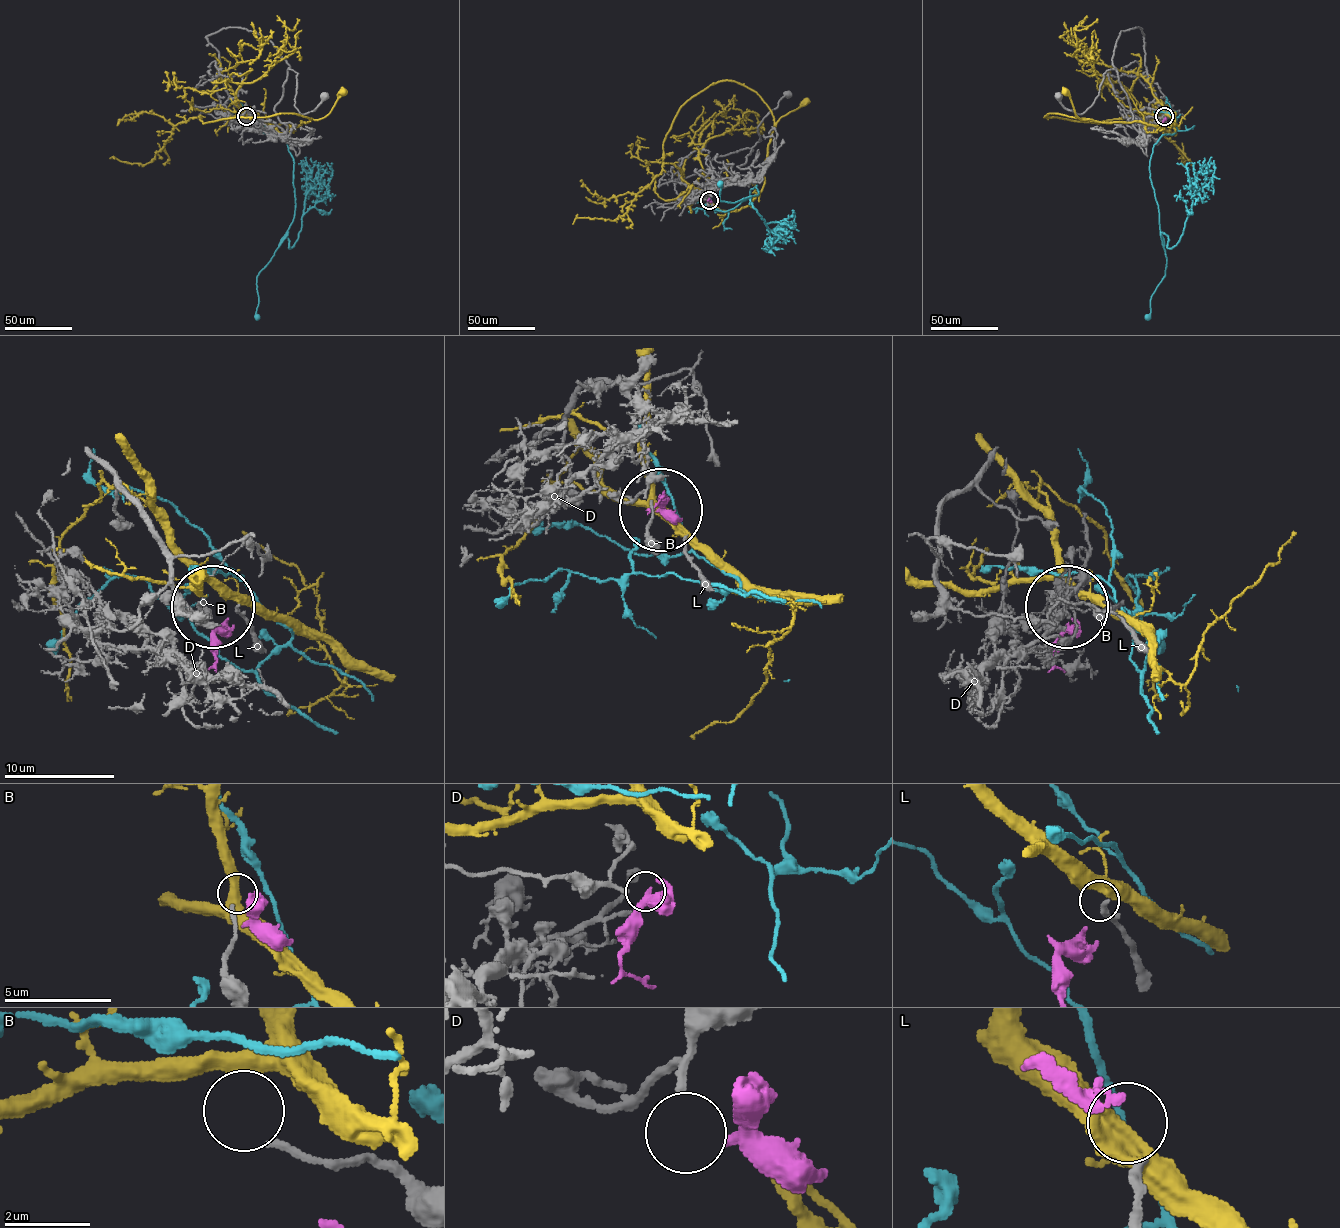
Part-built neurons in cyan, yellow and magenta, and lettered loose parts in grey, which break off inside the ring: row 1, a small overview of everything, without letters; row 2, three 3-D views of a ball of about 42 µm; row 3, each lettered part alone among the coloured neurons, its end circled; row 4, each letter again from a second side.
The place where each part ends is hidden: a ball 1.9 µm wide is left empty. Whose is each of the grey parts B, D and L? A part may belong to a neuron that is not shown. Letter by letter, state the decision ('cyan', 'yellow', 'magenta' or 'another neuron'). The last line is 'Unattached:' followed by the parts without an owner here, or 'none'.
B: another neuron
D: another neuron
L: another neuron
Unattached: B, D, L

